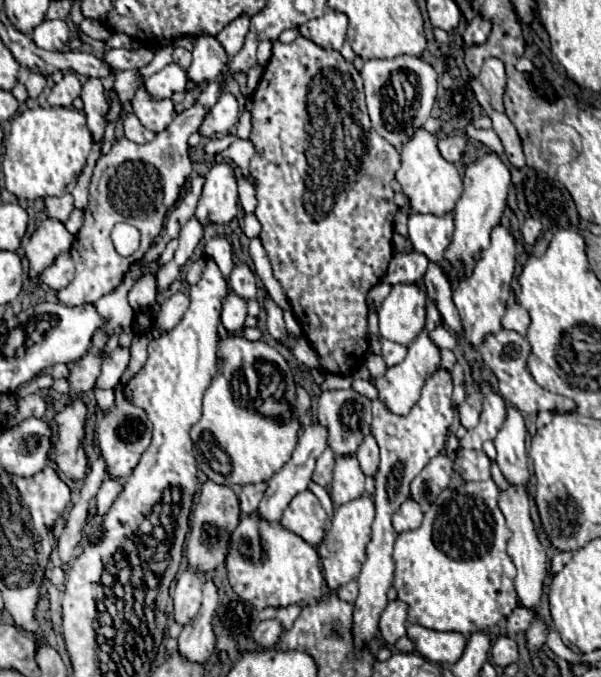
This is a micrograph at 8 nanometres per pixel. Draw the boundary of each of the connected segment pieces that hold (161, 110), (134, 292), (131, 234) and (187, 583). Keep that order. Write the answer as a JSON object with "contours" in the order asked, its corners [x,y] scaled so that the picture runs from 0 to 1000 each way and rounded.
{"contours":[[[[230,129],[223,146],[216,149],[226,173],[240,188],[256,196],[273,194],[286,179],[286,149],[283,146],[256,146],[246,140],[243,129]]],[[[236,409],[220,424],[211,436],[218,449],[231,449],[231,459],[240,459],[260,445],[261,418],[260,409]]],[[[196,329],[186,341],[186,356],[190,356],[190,365],[200,377],[213,380],[220,377],[223,371],[230,371],[230,362],[233,362],[233,344],[226,335],[213,332],[213,329]]],[[[309,840],[300,846],[290,870],[290,914],[309,923],[333,900],[336,891],[336,852],[323,840]]]]}

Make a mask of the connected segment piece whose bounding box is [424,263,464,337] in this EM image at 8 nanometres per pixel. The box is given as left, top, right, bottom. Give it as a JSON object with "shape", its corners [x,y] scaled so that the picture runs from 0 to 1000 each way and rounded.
{"shape":[[[722,388],[712,391],[712,400],[705,406],[705,421],[712,430],[709,433],[712,445],[725,448],[725,456],[732,459],[739,480],[762,498],[772,498],[772,483],[765,474],[765,465],[759,459],[759,451],[752,448],[752,421],[742,412],[742,406],[732,400],[732,394],[725,394]]]}

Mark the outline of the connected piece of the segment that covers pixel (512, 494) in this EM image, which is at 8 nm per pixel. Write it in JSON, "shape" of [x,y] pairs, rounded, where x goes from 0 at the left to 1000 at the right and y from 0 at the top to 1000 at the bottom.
{"shape":[[[845,716],[845,722],[832,725],[829,734],[829,749],[842,764],[842,778],[849,781],[849,796],[845,796],[845,820],[852,823],[862,849],[859,849],[859,876],[862,885],[869,888],[872,897],[879,900],[892,900],[899,894],[899,882],[902,882],[902,867],[905,867],[905,855],[908,855],[908,814],[899,805],[892,784],[889,784],[889,773],[882,767],[882,740],[879,731],[872,725],[869,716]]]}

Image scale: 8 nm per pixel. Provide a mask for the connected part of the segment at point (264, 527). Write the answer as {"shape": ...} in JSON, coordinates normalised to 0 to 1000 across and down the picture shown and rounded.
{"shape":[[[436,761],[399,764],[393,784],[379,799],[373,838],[393,879],[419,891],[429,903],[439,897],[476,897],[483,891],[512,894],[536,879],[539,852],[526,811],[493,787]]]}

